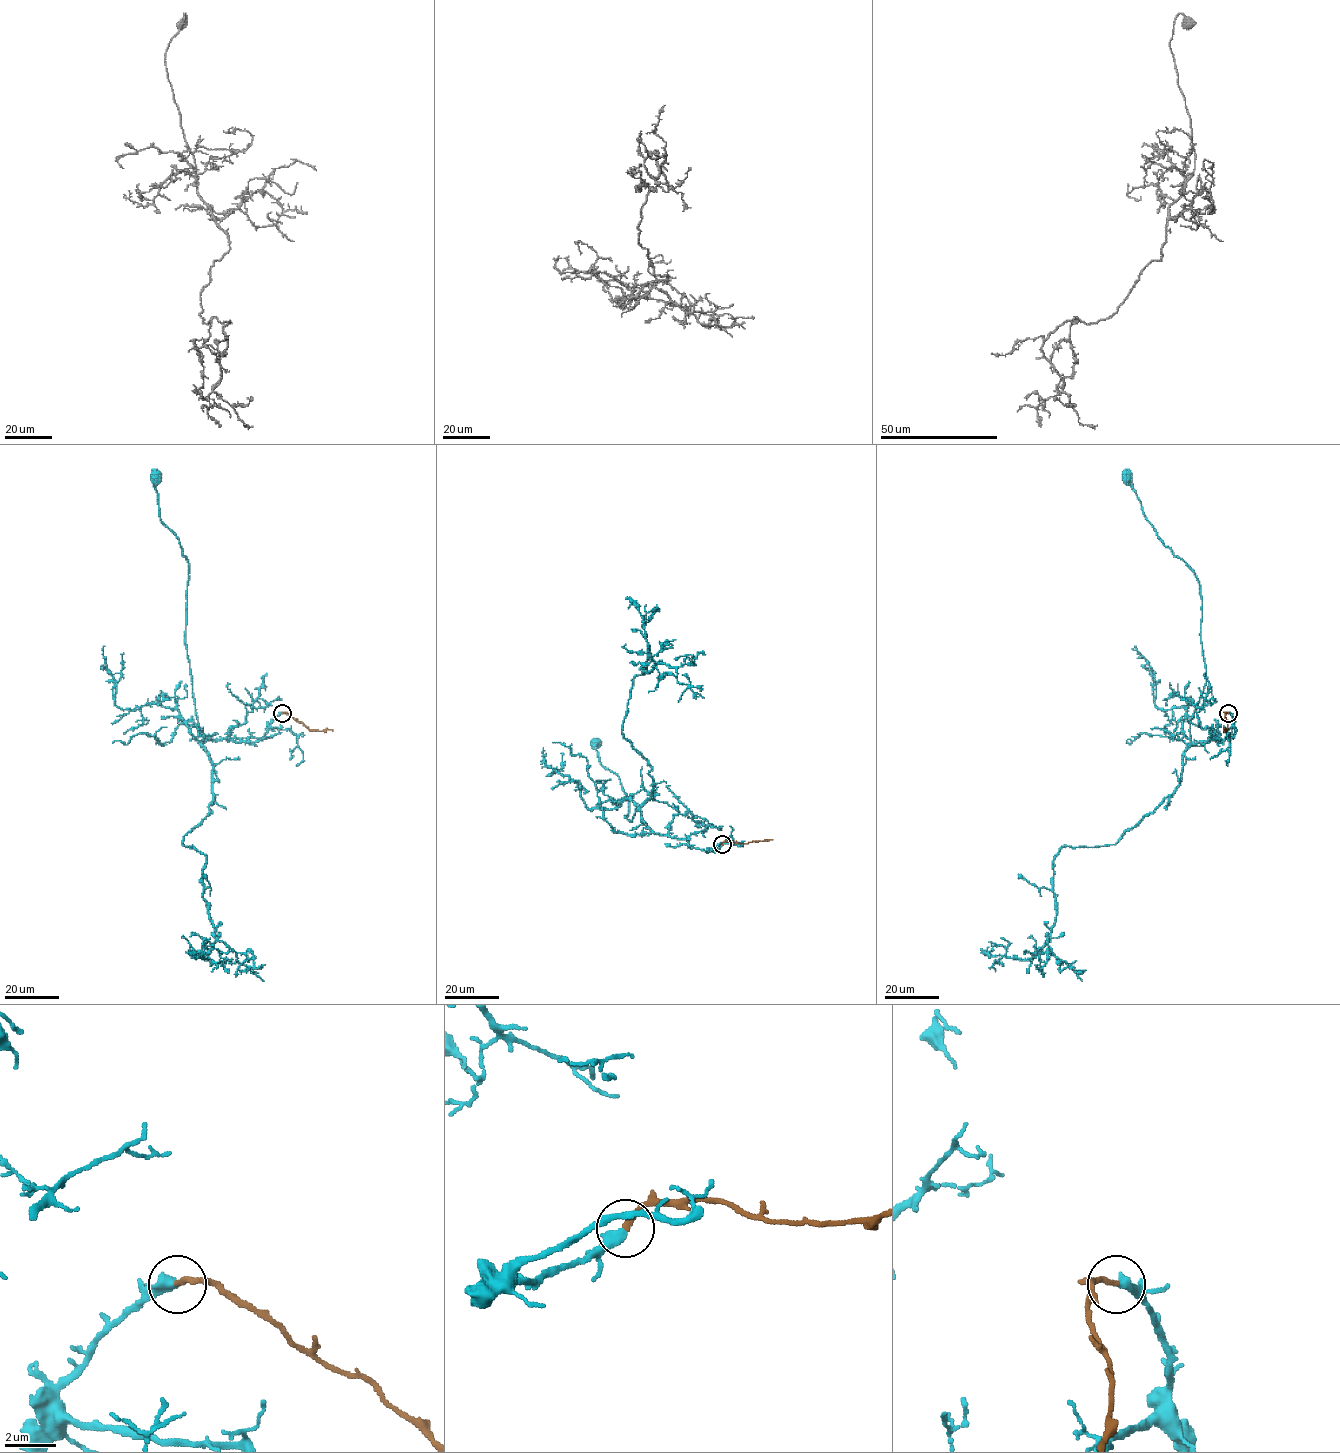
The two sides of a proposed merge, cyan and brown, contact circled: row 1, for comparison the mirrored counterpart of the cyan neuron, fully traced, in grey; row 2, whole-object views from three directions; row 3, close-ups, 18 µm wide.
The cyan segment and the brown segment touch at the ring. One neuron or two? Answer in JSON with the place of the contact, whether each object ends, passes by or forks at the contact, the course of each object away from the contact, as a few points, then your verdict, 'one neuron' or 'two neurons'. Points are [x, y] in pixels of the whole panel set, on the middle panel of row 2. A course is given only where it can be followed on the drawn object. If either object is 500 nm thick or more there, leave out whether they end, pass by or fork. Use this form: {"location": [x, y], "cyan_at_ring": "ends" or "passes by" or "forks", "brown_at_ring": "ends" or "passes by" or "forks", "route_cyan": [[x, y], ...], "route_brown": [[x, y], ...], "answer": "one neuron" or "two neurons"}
{"location": [722, 844], "cyan_at_ring": "ends", "brown_at_ring": "ends", "route_cyan": [[722, 844], [699, 849], [686, 840], [655, 834], [638, 805], [630, 821], [619, 777], [600, 763], [595, 743]], "route_brown": [[722, 844], [773, 839]], "answer": "one neuron"}

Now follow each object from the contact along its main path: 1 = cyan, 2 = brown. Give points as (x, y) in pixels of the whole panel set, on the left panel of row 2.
1: (282, 713), (261, 737), (198, 741), (198, 719), (185, 643), (188, 563), (179, 539), (160, 519), (155, 474)
2: (282, 713), (311, 730), (333, 730)

